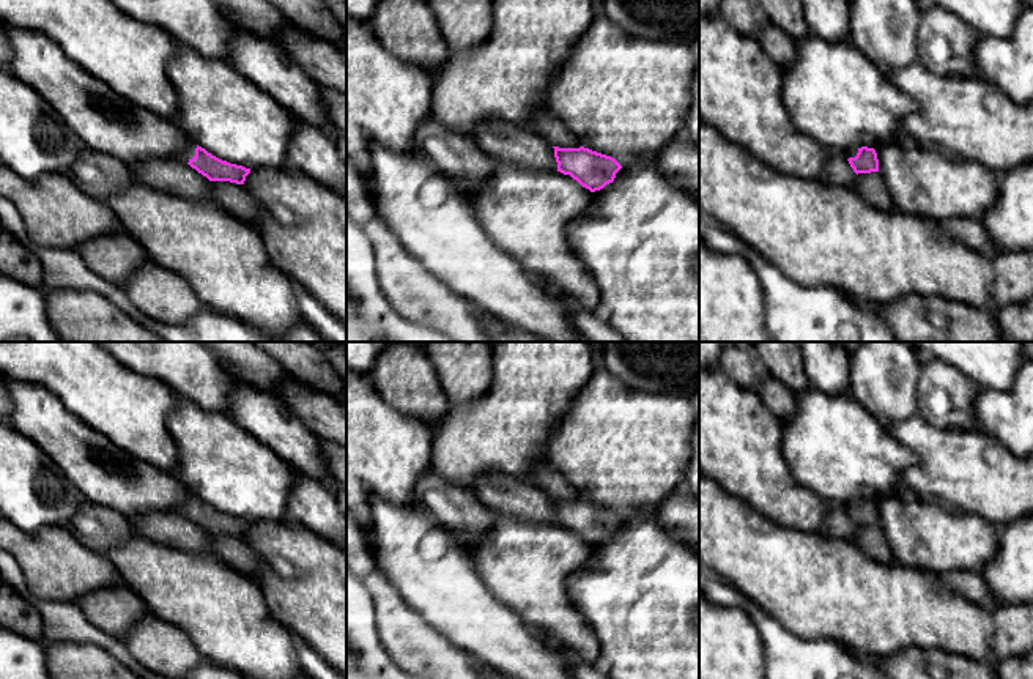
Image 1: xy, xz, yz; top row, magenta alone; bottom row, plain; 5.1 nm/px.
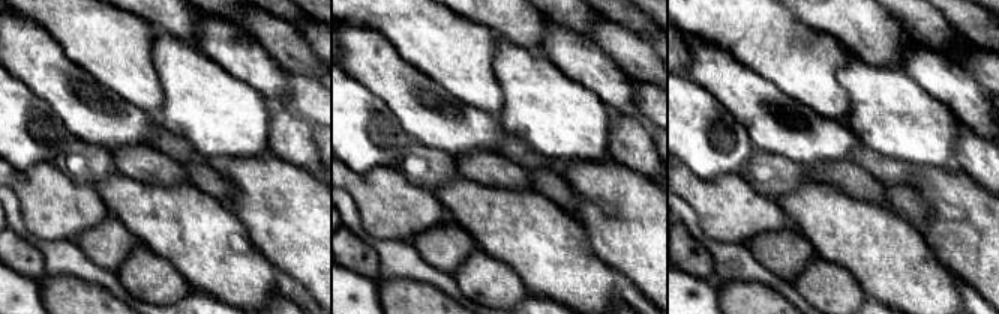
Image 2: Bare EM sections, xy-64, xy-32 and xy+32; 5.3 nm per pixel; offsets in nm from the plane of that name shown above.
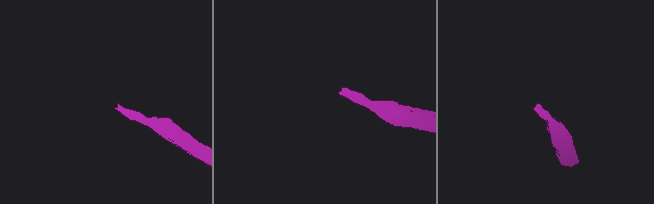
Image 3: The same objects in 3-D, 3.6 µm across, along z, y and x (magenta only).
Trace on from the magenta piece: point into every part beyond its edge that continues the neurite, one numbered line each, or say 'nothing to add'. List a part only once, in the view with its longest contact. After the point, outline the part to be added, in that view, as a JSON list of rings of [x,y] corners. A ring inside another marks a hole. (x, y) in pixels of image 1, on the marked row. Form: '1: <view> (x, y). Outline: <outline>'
1: xy (188, 152). Outline: [[[187,142],[180,151],[178,159],[187,164],[195,156],[195,148],[197,143]]]

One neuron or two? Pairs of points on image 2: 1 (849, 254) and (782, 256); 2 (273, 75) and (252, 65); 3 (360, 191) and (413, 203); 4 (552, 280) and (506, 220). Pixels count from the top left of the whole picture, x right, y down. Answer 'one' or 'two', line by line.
1: two
2: one
3: one
4: one

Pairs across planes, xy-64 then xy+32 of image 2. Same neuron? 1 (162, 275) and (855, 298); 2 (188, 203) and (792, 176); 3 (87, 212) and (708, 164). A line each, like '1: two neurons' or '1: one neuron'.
1: one neuron
2: two neurons
3: two neurons

